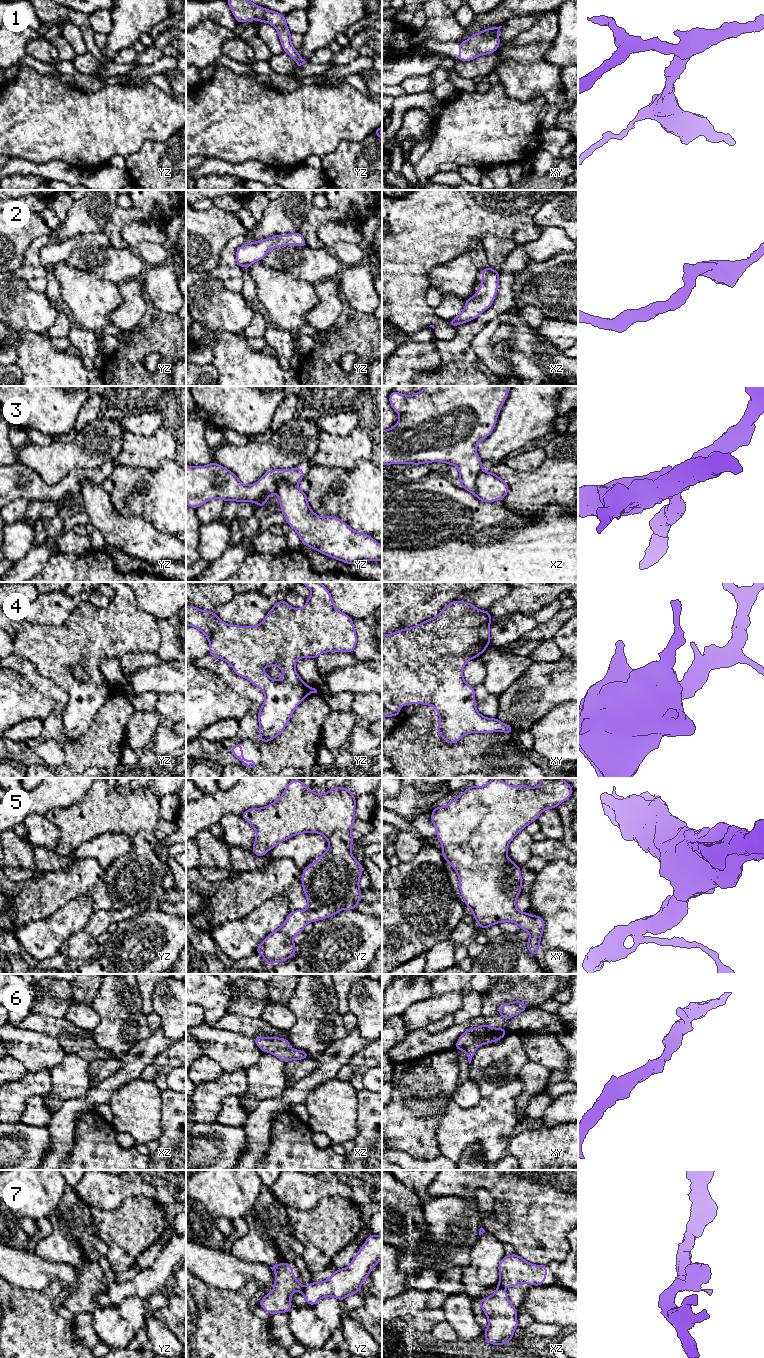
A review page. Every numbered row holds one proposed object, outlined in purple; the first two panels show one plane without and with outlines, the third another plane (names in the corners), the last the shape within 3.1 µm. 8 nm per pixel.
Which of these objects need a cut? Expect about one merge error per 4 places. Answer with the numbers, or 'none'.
3, 7

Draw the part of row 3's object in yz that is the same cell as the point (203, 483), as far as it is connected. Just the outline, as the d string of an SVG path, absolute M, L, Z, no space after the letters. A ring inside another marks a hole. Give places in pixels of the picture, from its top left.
M213 461L206 466L186 465L186 504L196 509L218 498L224 502L255 502L265 507L267 499L277 493L280 481L298 484L304 476L298 466L289 470L272 469L256 483L245 485L232 471Z

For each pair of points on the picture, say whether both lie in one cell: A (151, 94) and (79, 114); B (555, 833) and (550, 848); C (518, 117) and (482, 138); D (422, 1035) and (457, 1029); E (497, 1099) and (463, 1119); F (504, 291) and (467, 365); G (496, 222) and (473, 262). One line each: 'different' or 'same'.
A: same
B: different
C: same
D: same
E: same
F: same
G: different

